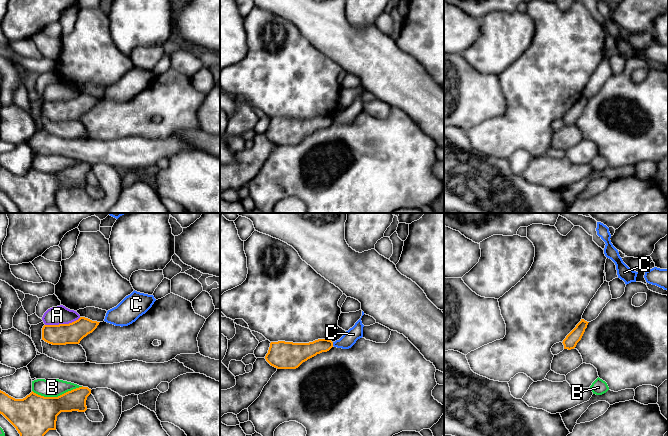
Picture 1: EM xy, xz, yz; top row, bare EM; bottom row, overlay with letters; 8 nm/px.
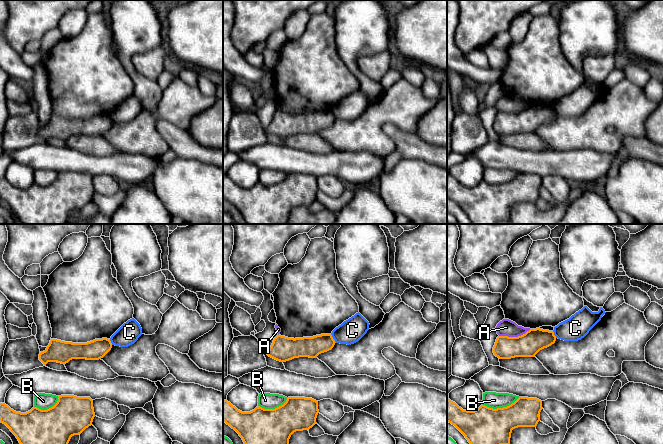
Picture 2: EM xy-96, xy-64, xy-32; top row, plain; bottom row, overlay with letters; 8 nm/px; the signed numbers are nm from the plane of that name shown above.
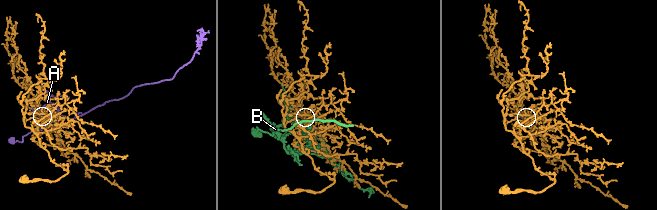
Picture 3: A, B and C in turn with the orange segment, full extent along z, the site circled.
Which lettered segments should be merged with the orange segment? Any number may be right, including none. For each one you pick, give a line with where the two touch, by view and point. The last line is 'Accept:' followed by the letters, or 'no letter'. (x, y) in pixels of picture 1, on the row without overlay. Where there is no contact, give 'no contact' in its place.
Accept: no letter

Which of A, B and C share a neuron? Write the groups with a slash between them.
A / B / C

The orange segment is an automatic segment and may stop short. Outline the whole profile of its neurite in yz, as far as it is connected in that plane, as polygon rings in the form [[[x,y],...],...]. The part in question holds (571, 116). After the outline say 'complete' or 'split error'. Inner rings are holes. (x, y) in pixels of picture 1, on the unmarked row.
[[[581,95],[581,97],[576,101],[576,103],[566,112],[563,116],[564,125],[574,125],[577,119],[581,116],[585,105],[587,104],[589,98]]]; complete

